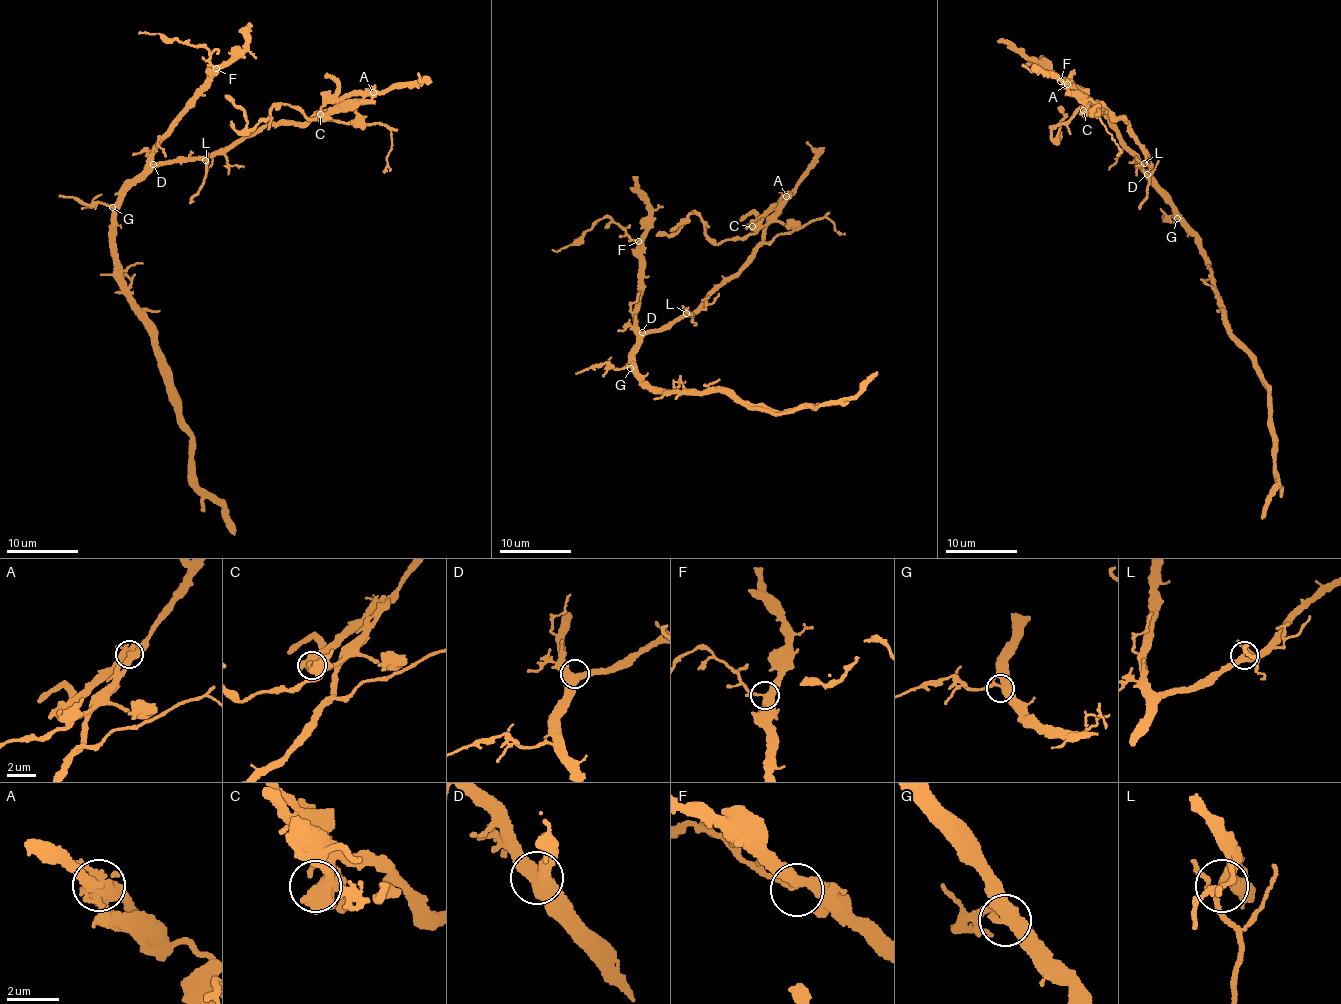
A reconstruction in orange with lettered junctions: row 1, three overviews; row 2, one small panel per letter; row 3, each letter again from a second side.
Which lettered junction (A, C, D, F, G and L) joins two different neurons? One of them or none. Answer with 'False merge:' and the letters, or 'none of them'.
False merge: A

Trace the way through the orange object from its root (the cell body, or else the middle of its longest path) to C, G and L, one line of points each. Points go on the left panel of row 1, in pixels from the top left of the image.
C: (129, 188), (159, 165), (224, 154), (260, 128), (308, 122), (320, 114)
G: (129, 188), (112, 207)
L: (129, 188), (159, 165), (205, 160)

